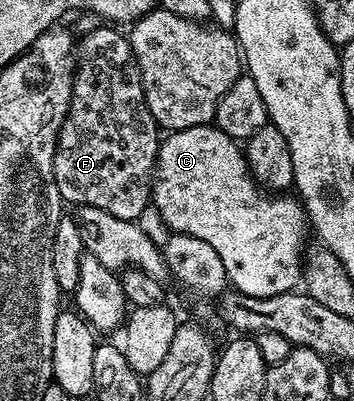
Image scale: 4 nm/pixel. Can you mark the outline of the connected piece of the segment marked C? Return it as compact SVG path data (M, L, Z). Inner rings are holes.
M212 124L169 131L161 139L151 203L173 233L190 234L214 246L218 258L222 258L222 266L228 268L228 283L235 291L254 298L266 298L293 291L301 283L302 253L306 248L304 235L309 235L310 225L303 203L295 195L288 195L292 194L265 195L248 167L245 149L230 138L230 134Z

